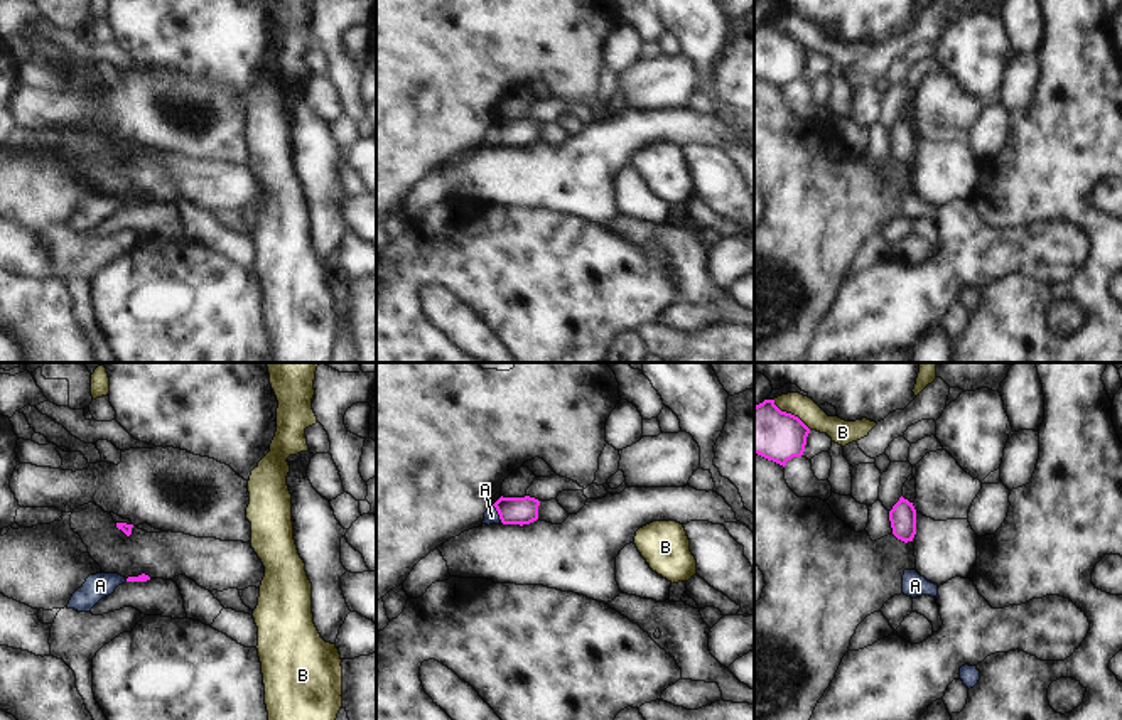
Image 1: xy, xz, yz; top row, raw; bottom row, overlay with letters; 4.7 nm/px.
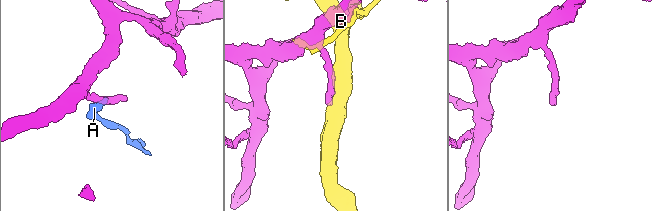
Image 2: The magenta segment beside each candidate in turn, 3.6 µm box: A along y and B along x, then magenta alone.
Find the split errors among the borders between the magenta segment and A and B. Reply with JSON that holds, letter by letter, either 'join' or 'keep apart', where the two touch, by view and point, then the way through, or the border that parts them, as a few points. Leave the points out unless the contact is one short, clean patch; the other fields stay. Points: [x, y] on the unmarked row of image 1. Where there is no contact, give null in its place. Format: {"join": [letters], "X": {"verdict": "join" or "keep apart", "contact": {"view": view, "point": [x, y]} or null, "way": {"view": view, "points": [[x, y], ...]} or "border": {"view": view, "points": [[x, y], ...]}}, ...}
{"join": ["A"], "A": {"verdict": "join", "contact": {"view": "xz", "point": [498, 135]}, "way": {"view": "xz", "points": [[520, 134], [498, 135], [491, 139]]}}, "B": {"verdict": "keep apart", "contact": {"view": "yz", "point": [790, 36]}, "border": {"view": "yz", "points": [[773, 22], [782, 32], [797, 37], [810, 51]]}}}

